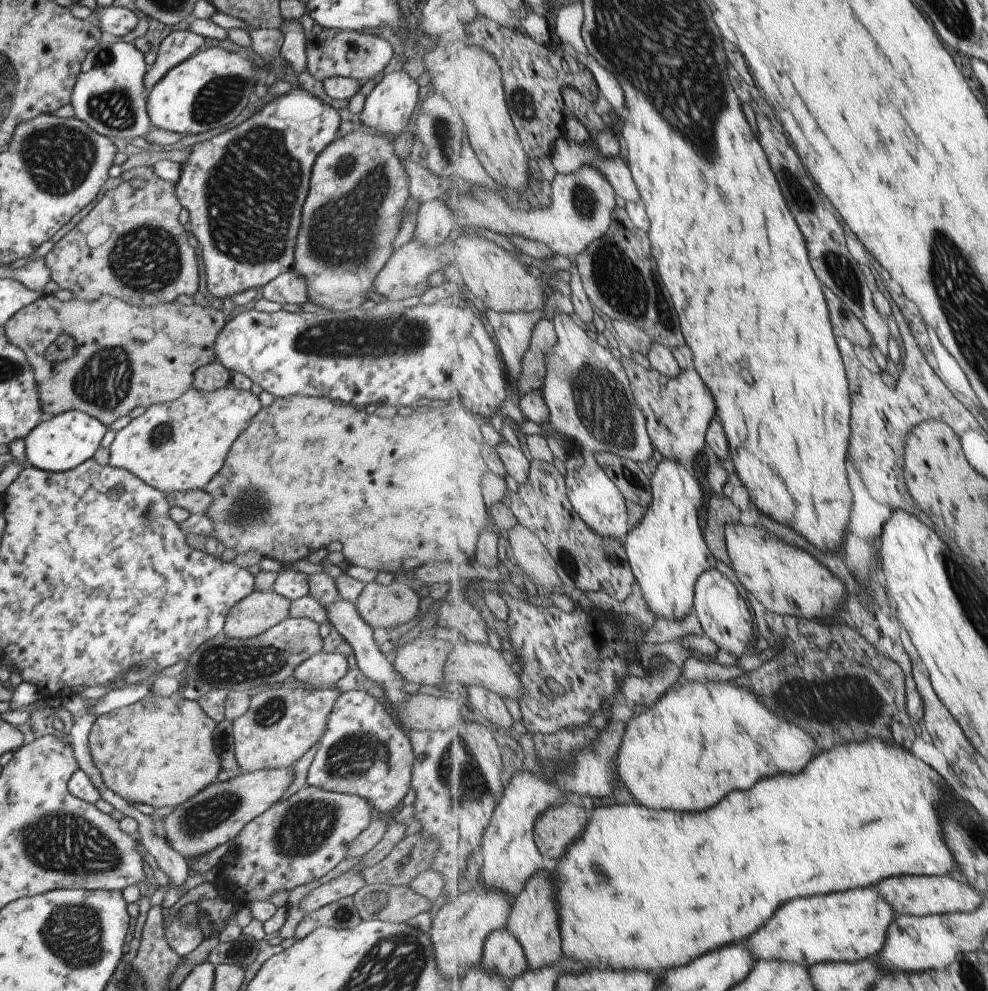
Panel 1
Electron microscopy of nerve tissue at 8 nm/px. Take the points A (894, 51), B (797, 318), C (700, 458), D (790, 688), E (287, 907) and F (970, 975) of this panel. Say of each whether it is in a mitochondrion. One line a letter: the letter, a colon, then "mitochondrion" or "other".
A: other
B: other
C: other
D: mitochondrion
E: other
F: mitochondrion

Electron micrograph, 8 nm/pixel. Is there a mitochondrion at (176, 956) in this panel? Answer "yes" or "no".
no

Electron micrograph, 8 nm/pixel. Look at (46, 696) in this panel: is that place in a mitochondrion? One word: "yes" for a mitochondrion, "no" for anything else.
no

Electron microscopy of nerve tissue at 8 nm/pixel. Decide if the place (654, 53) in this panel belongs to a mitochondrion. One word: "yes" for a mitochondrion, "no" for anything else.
yes

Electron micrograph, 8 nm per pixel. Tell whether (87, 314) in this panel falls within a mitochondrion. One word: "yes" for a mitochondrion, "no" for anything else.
no

